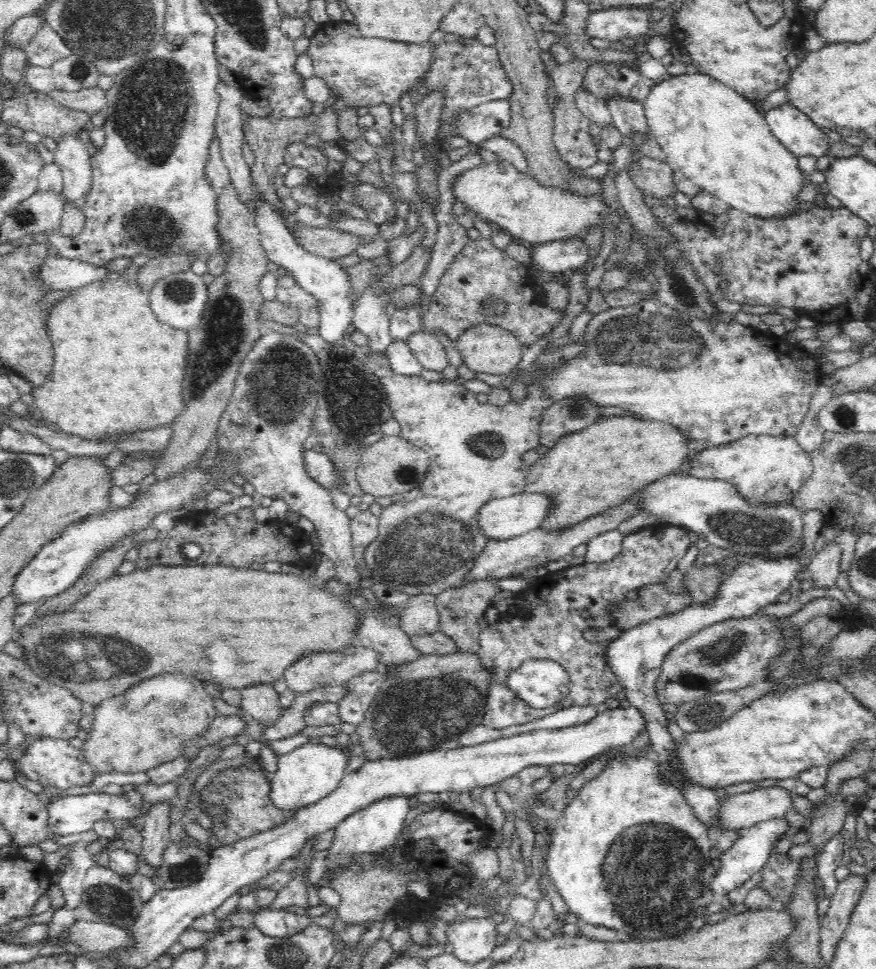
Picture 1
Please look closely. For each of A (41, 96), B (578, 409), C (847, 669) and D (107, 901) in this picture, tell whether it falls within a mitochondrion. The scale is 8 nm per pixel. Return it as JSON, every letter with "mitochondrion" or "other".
{"A":"other","B":"mitochondrion","C":"other","D":"mitochondrion"}

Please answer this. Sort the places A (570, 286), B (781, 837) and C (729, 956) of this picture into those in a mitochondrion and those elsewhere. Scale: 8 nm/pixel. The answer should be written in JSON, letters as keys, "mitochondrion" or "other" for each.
{"A":"other","B":"other","C":"other"}

